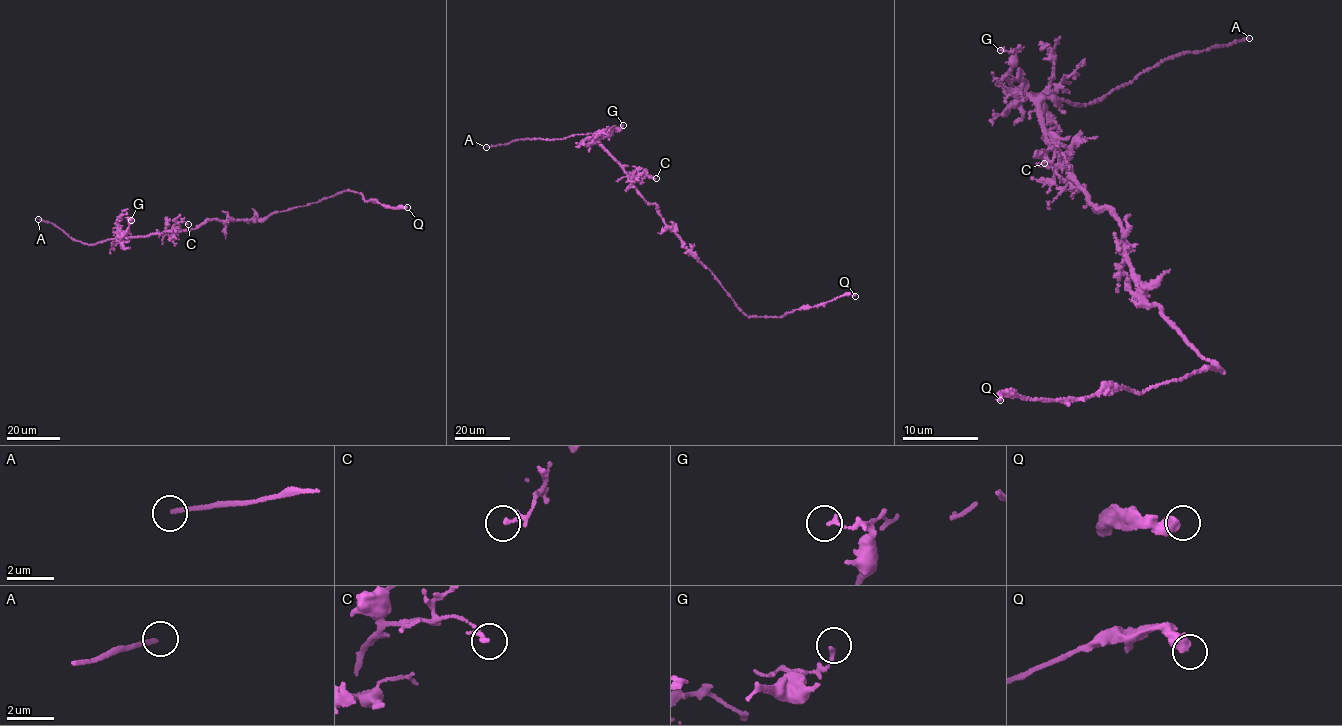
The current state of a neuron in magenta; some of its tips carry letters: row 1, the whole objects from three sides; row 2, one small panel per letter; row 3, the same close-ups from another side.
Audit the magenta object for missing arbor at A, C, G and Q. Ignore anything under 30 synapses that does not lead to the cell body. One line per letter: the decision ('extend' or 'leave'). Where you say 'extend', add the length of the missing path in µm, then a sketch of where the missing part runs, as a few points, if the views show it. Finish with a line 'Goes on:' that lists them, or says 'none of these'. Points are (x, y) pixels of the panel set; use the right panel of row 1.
A: extend; about 20 µm are missing; missing branch runs (1249, 38), (1308, 31), (1324, 33), (1330, 27)
C: leave
G: leave
Q: leave
Goes on: A

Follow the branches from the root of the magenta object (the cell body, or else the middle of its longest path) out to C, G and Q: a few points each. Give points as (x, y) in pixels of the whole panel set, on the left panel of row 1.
C: (225, 220), (214, 219), (195, 228), (171, 230), (177, 222), (188, 224)
G: (225, 220), (206, 221), (195, 228), (174, 232), (119, 237), (128, 229), (131, 220)
Q: (225, 220), (265, 219), (276, 212), (317, 202), (347, 190), (361, 193), (366, 201), (395, 208), (407, 207)

